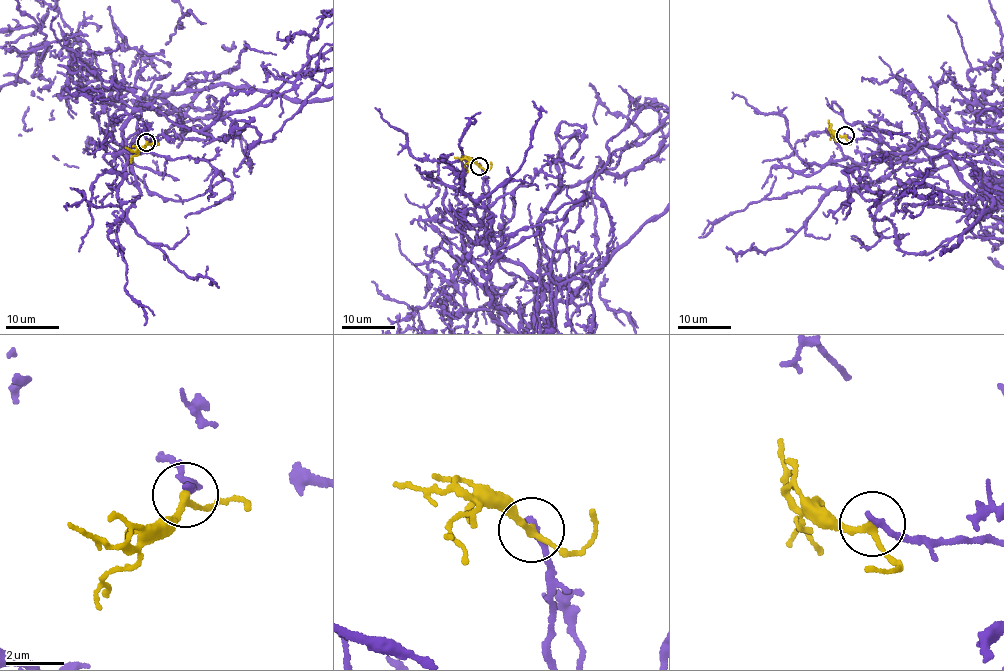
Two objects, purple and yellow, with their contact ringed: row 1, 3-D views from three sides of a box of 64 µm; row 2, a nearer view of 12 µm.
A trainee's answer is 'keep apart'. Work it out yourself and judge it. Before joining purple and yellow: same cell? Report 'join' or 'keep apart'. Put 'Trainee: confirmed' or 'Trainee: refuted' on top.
Trainee: confirmed
keep apart

